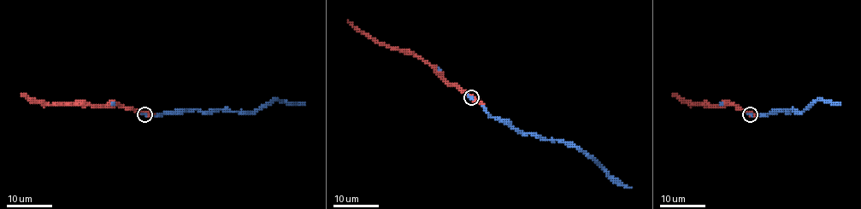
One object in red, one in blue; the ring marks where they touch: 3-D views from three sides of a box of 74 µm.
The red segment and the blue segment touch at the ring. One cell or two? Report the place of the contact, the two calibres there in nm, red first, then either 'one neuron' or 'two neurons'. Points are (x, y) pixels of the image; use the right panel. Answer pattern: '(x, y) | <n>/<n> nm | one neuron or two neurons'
(750, 114) | 480/110 nm | one neuron

